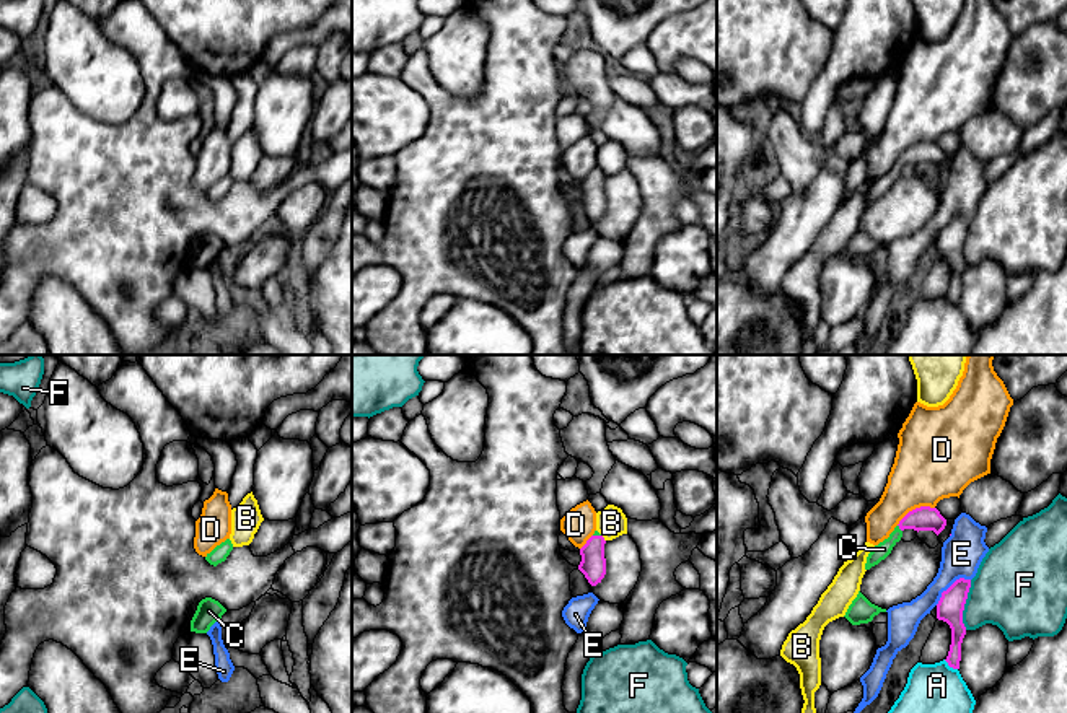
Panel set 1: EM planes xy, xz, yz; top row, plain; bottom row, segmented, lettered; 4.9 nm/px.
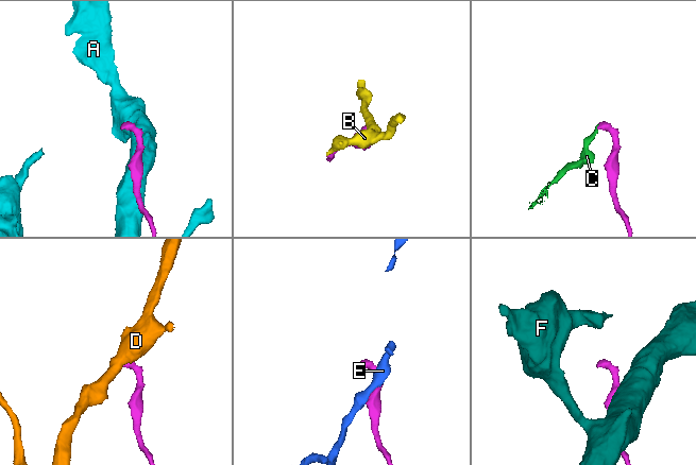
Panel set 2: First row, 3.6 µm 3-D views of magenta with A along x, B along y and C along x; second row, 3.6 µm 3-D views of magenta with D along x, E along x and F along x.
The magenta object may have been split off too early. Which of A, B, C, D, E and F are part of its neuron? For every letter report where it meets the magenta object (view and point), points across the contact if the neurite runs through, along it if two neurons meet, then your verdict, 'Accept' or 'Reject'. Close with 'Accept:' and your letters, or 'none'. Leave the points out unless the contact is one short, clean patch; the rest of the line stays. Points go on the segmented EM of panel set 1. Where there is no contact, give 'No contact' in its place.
A: Touches magenta at yz (950, 666). Reject
B: Touches magenta at xz (603, 538). Boundary: xz (601, 534), (605, 541). Reject
C: Touches magenta at yz (900, 528). Path across: yz (924, 518), (911, 520), (900, 528), (883, 549). Accept
D: Touches magenta at yz (916, 508). Boundary: yz (934, 507), (916, 507), (896, 524). Reject
E: Touches magenta at yz (952, 585). Reject
F: Touches magenta at yz (965, 603). Boundary: yz (971, 580), (963, 611), (965, 629). Reject
Accept: C

